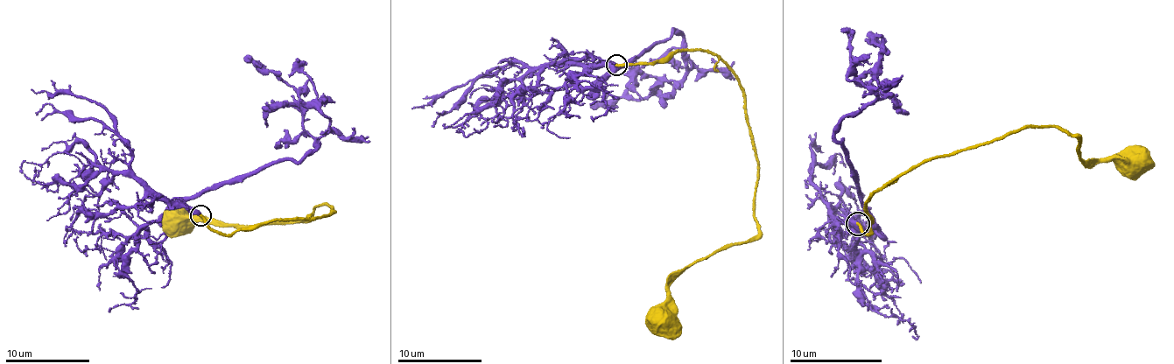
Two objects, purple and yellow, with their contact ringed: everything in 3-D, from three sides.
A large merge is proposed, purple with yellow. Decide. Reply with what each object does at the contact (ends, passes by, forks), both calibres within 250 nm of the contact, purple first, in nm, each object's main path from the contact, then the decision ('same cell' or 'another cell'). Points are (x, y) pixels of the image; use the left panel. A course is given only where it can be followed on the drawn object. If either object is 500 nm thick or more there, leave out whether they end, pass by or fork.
calibres 550 and 260 nm; course purple (201, 215), (186, 220), (175, 208), (278, 160), (300, 161), (316, 150), (302, 116), (298, 91), (244, 56); course yellow (201, 215), (233, 234), (333, 211), (178, 223); same cell

